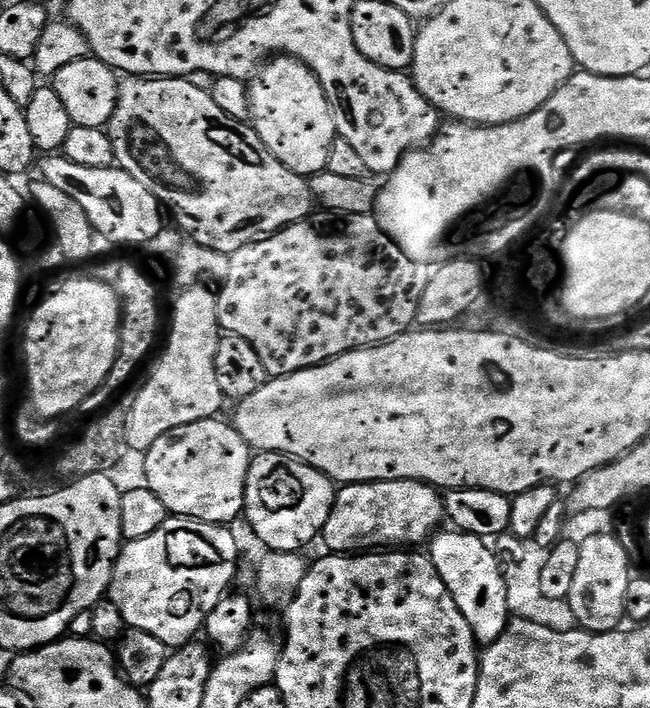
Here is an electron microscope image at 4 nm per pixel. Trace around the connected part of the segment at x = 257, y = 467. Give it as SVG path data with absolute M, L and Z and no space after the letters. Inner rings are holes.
M261 452L253 455L248 468L242 516L268 552L300 552L323 533L337 491L337 485L317 468L281 452Z

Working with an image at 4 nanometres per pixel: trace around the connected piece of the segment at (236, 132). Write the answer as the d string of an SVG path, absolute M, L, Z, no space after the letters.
M187 78L121 79L110 128L113 133L123 128L132 132L132 156L136 160L147 154L148 139L156 136L169 158L192 179L184 180L180 172L156 172L151 183L176 191L163 193L162 200L169 209L180 212L176 220L193 244L231 254L313 215L311 183L278 162L251 123L230 118L214 103L211 92L190 86Z

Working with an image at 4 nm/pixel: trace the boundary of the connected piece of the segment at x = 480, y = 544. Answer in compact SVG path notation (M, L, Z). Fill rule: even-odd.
M440 530L431 537L432 567L438 570L442 582L446 582L446 590L450 590L450 598L462 610L462 618L470 622L470 630L476 635L477 645L487 646L508 629L510 613L506 602L505 569L500 568L496 556L487 548L489 546L478 536L459 530Z

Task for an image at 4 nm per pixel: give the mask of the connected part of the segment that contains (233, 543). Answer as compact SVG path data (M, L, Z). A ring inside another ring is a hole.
M169 515L168 520L162 522L162 526L158 526L158 530L154 530L154 534L146 534L146 538L127 541L121 547L120 556L116 560L116 565L112 571L112 586L110 589L110 598L114 602L114 606L118 606L118 610L122 610L125 625L138 632L154 634L154 638L158 638L158 642L165 644L169 650L182 648L185 644L193 643L197 639L198 633L203 629L210 610L214 610L214 606L218 606L218 602L224 599L226 593L231 589L228 587L231 586L232 579L236 576L236 563L240 560L240 544L236 541L236 536L231 532L232 530L231 527L222 524L207 524L201 520L192 520L189 516Z

